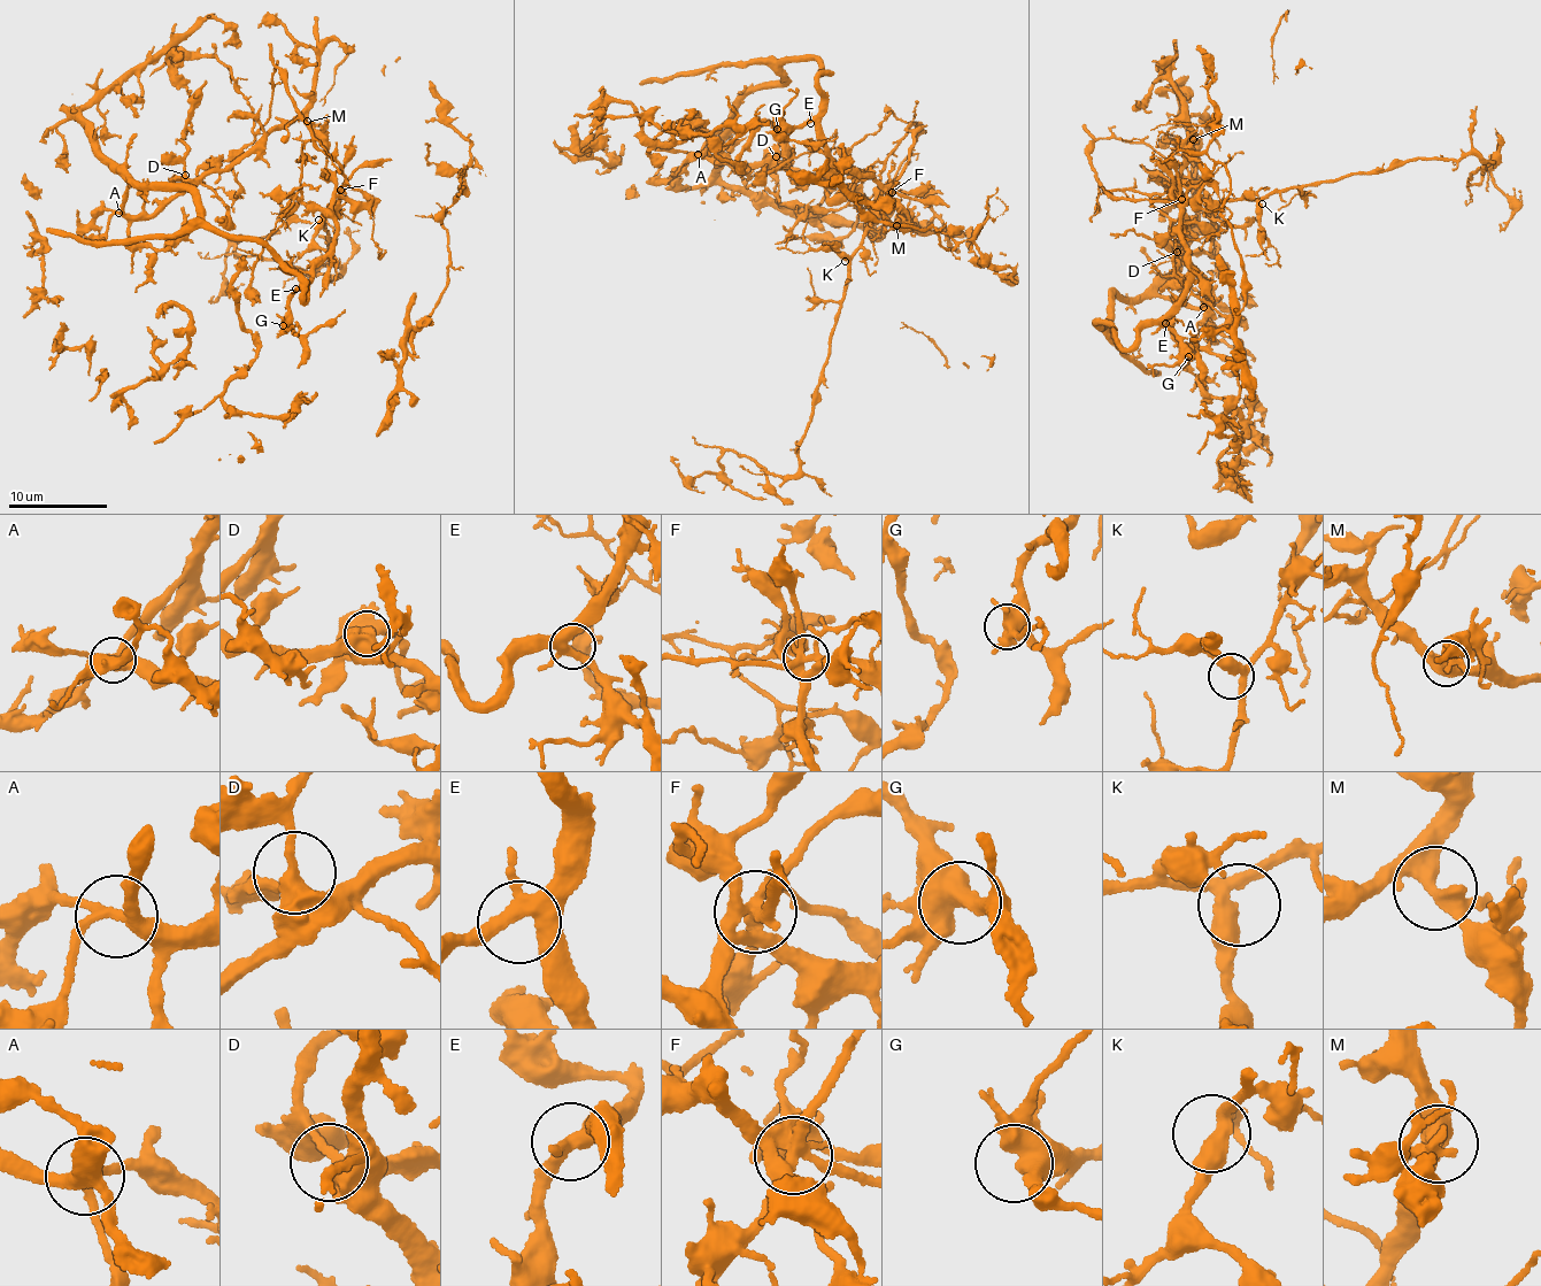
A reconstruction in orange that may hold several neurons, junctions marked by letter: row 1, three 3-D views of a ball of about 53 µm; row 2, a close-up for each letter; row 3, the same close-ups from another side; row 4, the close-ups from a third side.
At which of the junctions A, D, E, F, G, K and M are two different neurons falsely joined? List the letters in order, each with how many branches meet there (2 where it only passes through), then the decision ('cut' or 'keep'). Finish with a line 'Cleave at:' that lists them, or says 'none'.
A: branches 4; keep
D: branches 2; keep
E: branches 4; keep
F: branches 6; cut
G: branches 2; keep
K: branches 3; keep
M: branches 5; keep
Cleave at: F

